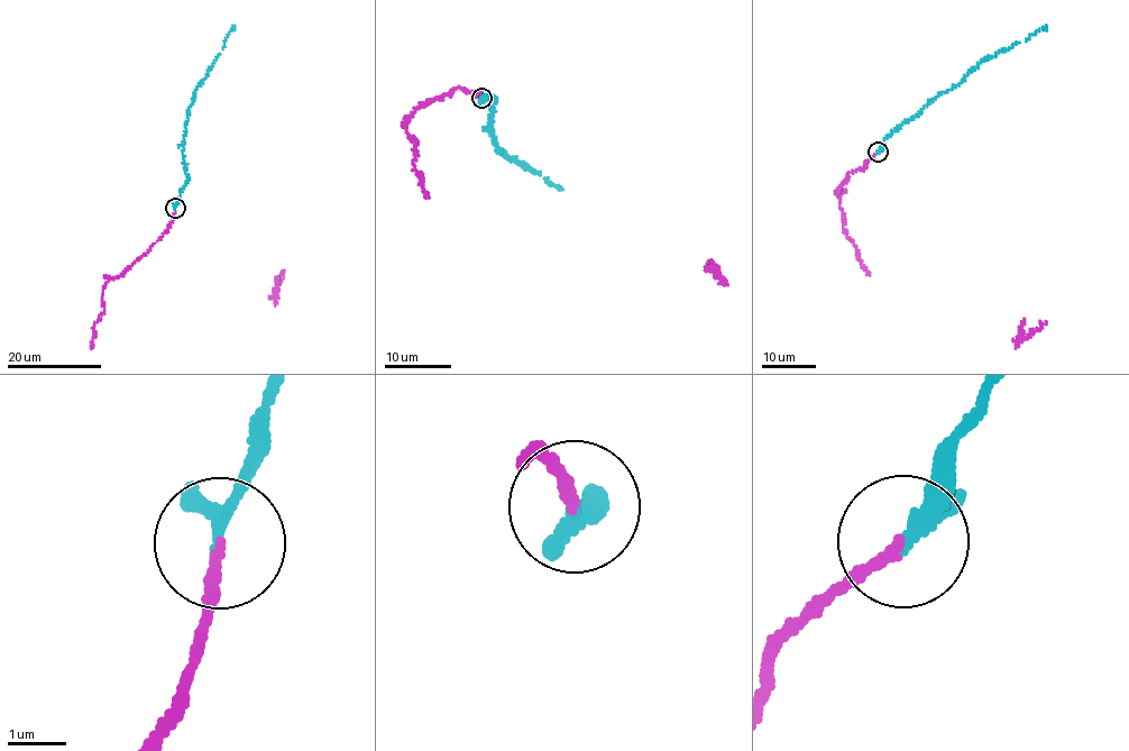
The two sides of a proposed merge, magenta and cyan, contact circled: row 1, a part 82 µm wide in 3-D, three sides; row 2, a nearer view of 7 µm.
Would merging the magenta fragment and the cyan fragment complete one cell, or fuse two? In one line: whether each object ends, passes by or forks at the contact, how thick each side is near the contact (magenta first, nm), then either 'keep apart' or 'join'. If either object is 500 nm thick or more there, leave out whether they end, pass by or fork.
magenta ends there; cyan passes by; 180 nm thick on the magenta side, 200 nm on the other; join

